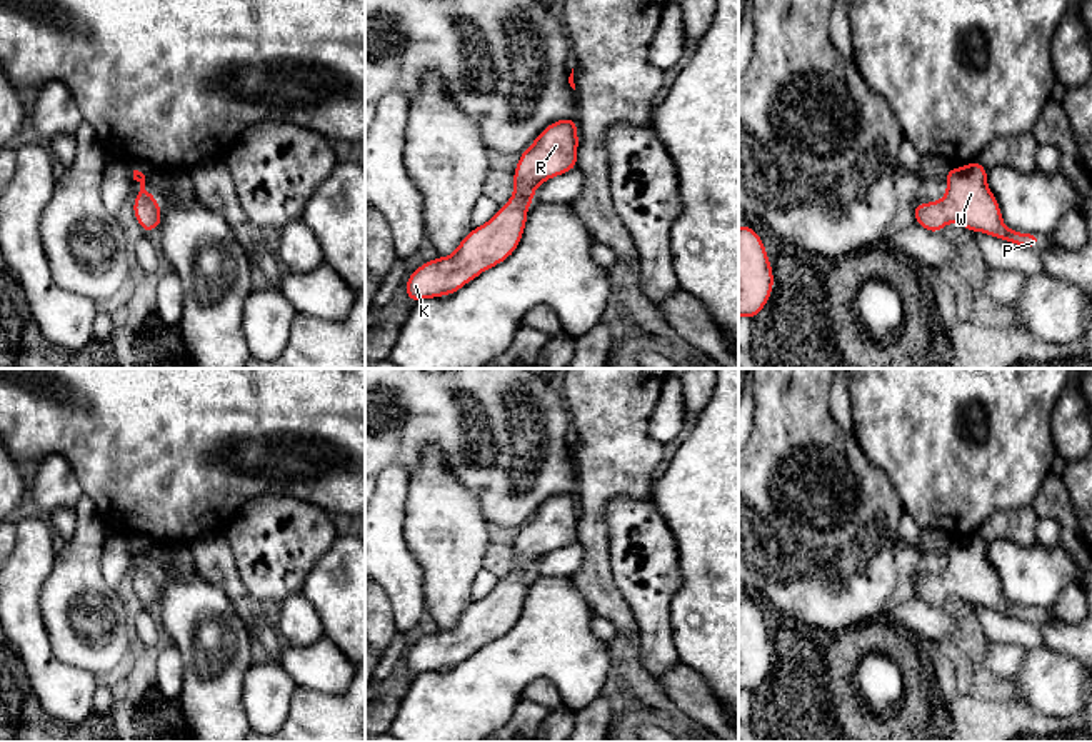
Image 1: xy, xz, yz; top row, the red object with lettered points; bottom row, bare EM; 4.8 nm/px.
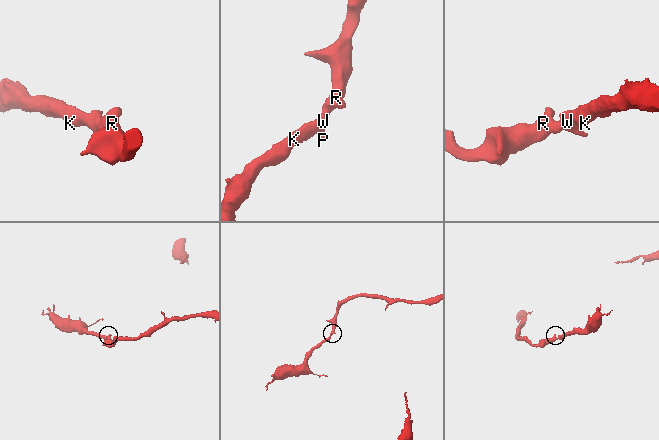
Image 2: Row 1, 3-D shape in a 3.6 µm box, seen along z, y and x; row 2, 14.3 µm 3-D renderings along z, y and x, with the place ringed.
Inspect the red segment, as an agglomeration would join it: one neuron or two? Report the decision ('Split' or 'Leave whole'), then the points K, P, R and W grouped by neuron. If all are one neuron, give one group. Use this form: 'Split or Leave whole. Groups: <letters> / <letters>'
Leave whole. Groups: K P R W

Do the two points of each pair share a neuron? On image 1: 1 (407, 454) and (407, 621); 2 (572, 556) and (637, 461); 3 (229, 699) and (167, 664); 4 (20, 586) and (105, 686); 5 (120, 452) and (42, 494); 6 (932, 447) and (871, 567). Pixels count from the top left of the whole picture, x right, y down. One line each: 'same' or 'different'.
1: different
2: different
3: different
4: different
5: different
6: different

